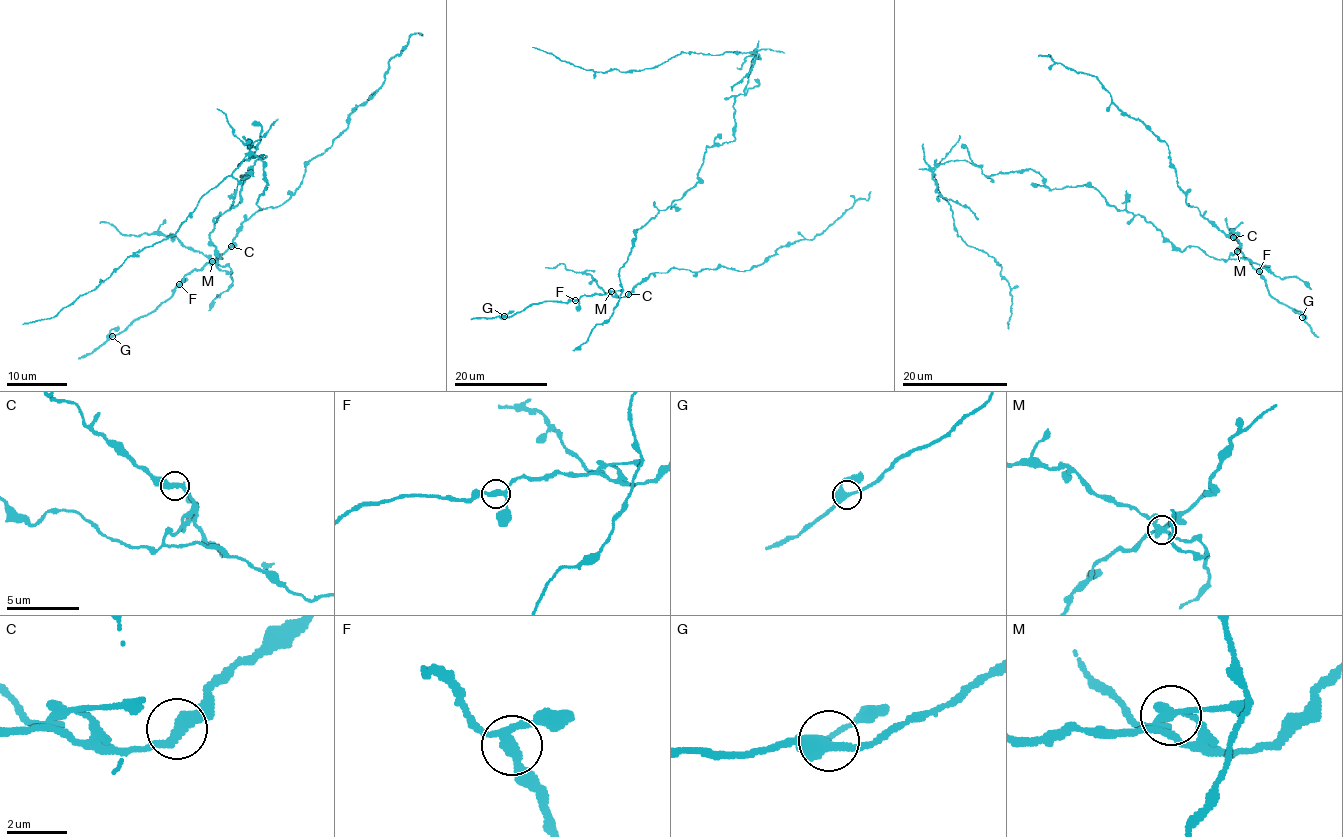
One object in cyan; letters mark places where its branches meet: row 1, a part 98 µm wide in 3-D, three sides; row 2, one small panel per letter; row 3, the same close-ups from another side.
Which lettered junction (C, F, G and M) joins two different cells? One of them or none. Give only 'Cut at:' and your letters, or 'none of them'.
Cut at: M

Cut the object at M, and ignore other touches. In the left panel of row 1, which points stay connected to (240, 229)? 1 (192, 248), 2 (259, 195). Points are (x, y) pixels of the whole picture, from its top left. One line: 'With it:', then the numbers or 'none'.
With it: none

